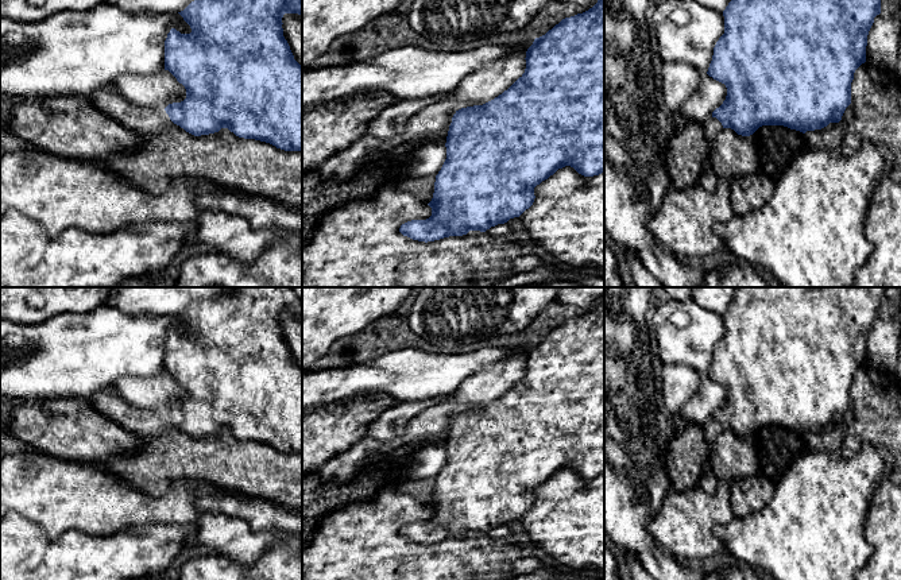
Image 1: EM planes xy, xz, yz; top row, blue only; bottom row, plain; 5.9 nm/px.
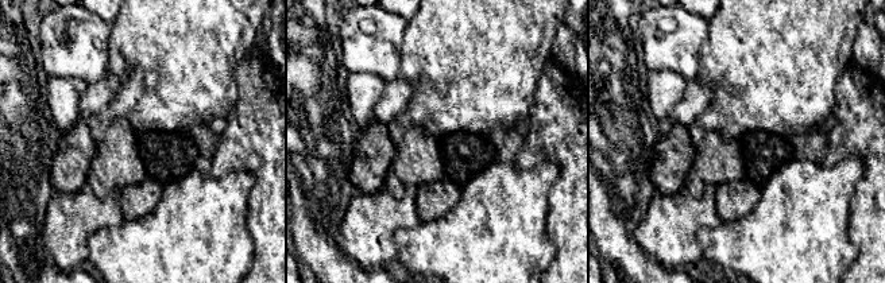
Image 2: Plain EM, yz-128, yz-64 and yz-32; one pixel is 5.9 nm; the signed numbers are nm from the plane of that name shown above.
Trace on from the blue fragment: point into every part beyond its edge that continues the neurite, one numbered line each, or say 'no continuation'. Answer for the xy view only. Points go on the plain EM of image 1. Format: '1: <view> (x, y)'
1: xy (144, 421)

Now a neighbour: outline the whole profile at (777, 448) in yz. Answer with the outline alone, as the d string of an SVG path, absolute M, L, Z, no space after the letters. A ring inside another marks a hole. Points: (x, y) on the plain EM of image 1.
M762 428L753 437L759 475L777 484L793 461L809 452L805 436L784 428Z

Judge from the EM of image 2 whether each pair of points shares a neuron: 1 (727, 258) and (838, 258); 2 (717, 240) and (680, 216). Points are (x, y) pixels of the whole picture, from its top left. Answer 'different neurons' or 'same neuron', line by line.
1: same neuron
2: different neurons

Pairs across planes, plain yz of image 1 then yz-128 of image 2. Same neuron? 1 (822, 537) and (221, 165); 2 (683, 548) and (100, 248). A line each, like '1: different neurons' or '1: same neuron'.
1: different neurons
2: different neurons

